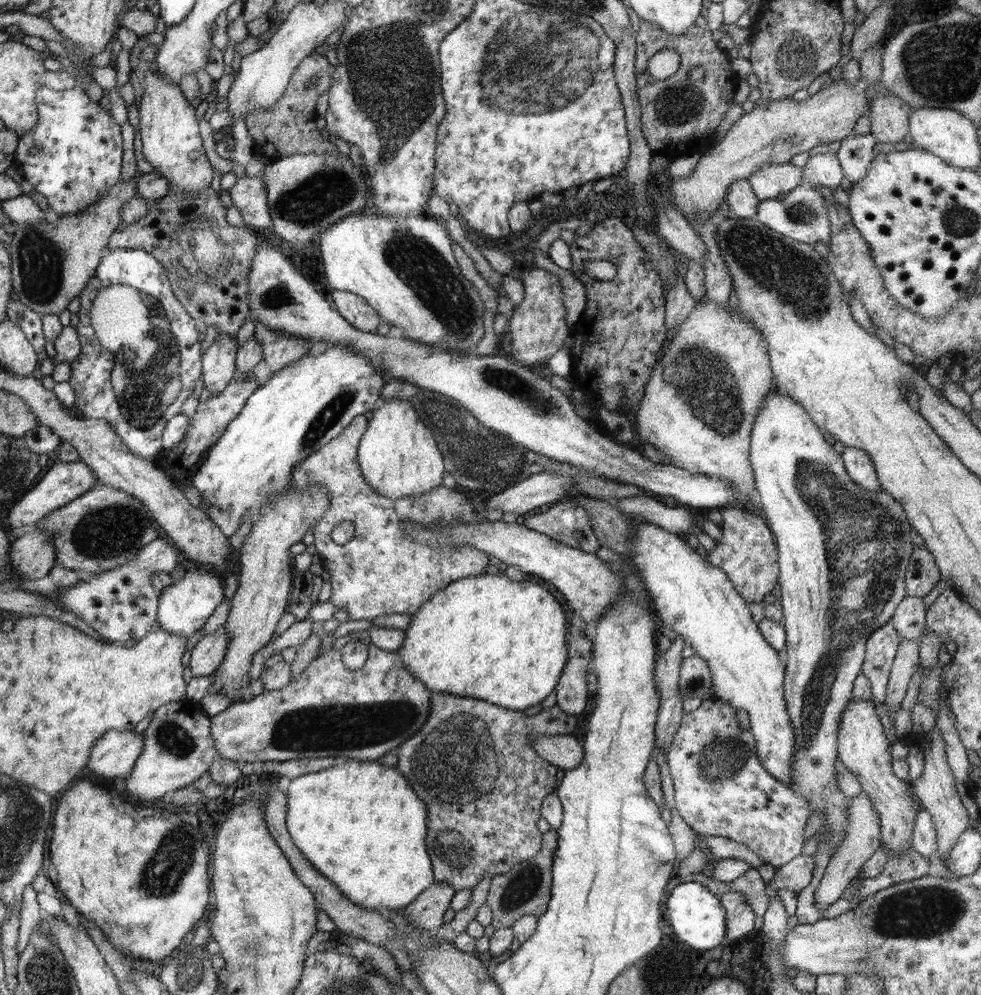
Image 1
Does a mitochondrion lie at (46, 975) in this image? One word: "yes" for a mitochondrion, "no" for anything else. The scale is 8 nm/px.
yes

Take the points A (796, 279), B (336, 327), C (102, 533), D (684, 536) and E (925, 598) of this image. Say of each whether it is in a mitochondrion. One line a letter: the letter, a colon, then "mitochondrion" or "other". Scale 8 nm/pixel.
A: mitochondrion
B: other
C: mitochondrion
D: other
E: other

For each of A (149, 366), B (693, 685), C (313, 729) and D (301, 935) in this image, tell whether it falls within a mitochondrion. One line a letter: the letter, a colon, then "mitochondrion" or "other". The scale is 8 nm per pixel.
A: mitochondrion
B: mitochondrion
C: mitochondrion
D: other

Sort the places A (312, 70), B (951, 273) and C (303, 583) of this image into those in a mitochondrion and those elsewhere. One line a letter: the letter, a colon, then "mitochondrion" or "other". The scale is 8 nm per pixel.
A: other
B: other
C: other

